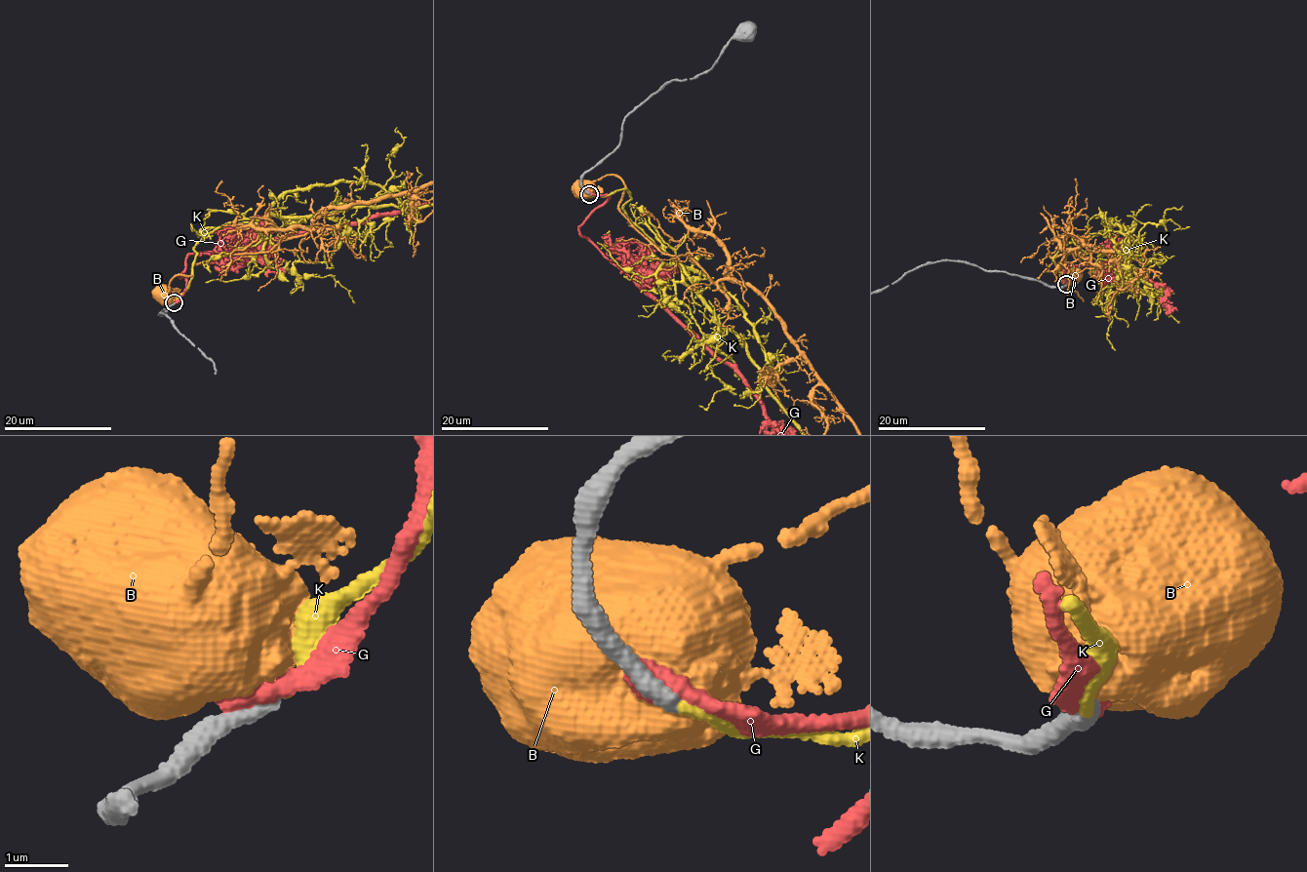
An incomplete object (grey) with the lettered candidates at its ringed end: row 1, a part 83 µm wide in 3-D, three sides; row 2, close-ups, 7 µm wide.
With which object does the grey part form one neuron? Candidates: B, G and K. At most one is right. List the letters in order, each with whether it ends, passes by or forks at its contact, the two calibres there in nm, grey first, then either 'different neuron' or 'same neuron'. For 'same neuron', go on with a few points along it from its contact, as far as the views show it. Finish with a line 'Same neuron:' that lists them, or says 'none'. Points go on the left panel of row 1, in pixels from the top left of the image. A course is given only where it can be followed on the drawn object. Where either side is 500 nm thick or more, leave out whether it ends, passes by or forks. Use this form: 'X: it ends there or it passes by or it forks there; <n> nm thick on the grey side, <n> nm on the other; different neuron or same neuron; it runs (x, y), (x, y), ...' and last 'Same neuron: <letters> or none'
B: 260 nm thick on the grey side, 900 nm on the other; different neuron
G: it ends there; 340 nm thick on the grey side, 440 nm on the other; different neuron
K: it ends there; 280 nm thick on the grey side, 220 nm on the other; same neuron
Same neuron: K

